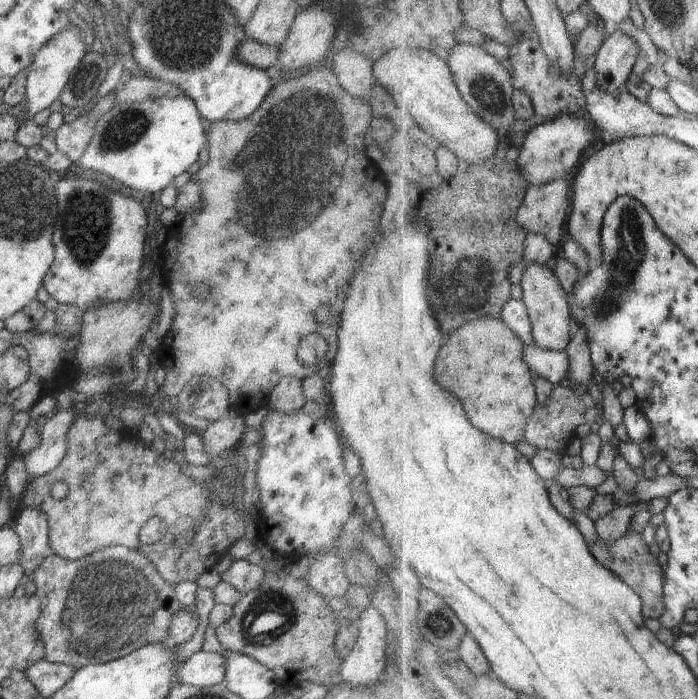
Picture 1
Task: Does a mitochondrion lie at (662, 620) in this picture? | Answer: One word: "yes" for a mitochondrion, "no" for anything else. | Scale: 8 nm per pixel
no

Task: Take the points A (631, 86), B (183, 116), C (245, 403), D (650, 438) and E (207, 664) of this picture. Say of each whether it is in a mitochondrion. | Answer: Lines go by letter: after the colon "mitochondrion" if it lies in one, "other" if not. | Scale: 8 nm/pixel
A: other
B: other
C: other
D: other
E: other

